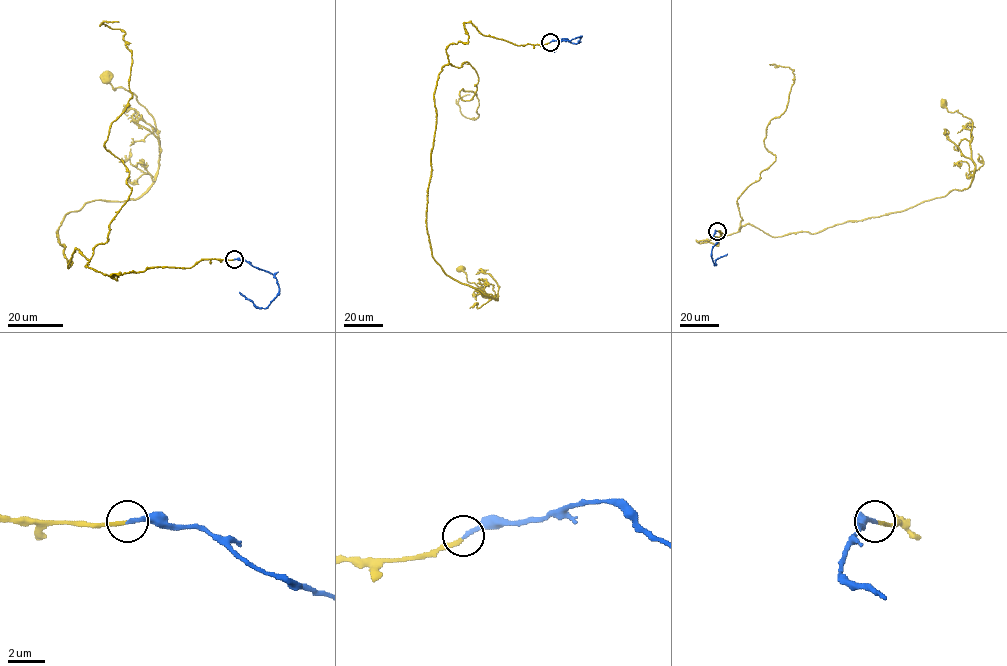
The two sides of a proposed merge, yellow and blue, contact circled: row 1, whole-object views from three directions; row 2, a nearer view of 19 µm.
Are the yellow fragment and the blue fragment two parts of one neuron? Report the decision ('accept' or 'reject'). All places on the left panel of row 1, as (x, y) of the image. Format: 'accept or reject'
accept

